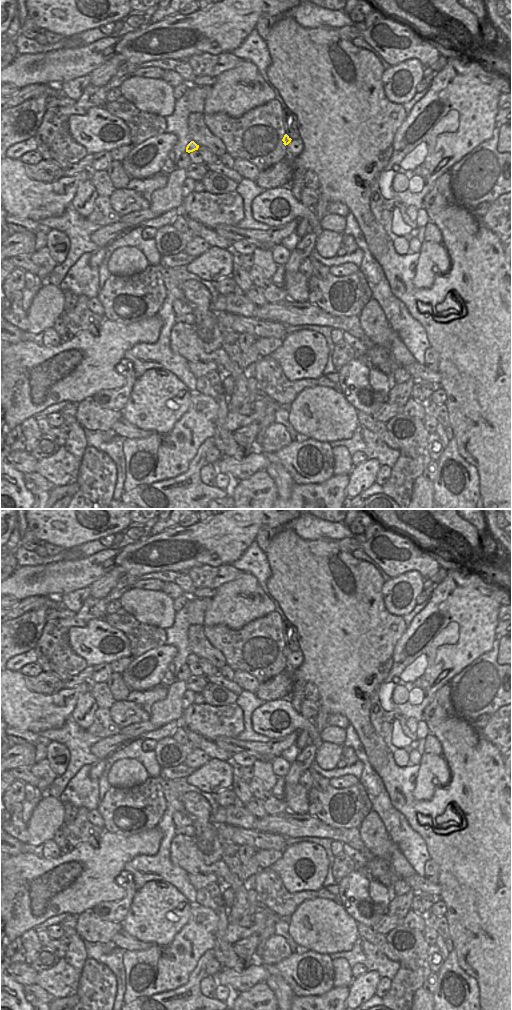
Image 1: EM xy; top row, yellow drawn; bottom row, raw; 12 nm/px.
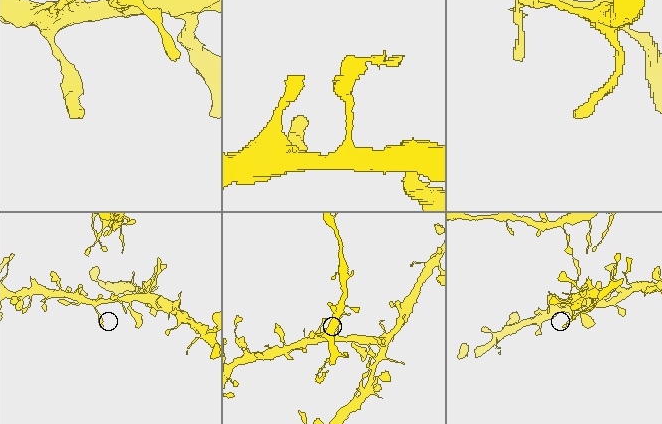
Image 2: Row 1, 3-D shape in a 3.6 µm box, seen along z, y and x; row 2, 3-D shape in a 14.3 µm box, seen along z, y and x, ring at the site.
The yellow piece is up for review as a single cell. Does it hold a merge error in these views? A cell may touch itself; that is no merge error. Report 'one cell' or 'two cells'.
two cells

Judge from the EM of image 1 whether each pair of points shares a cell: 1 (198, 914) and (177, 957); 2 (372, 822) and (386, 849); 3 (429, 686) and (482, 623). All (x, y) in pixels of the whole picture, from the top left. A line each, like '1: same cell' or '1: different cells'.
1: same cell
2: same cell
3: same cell

